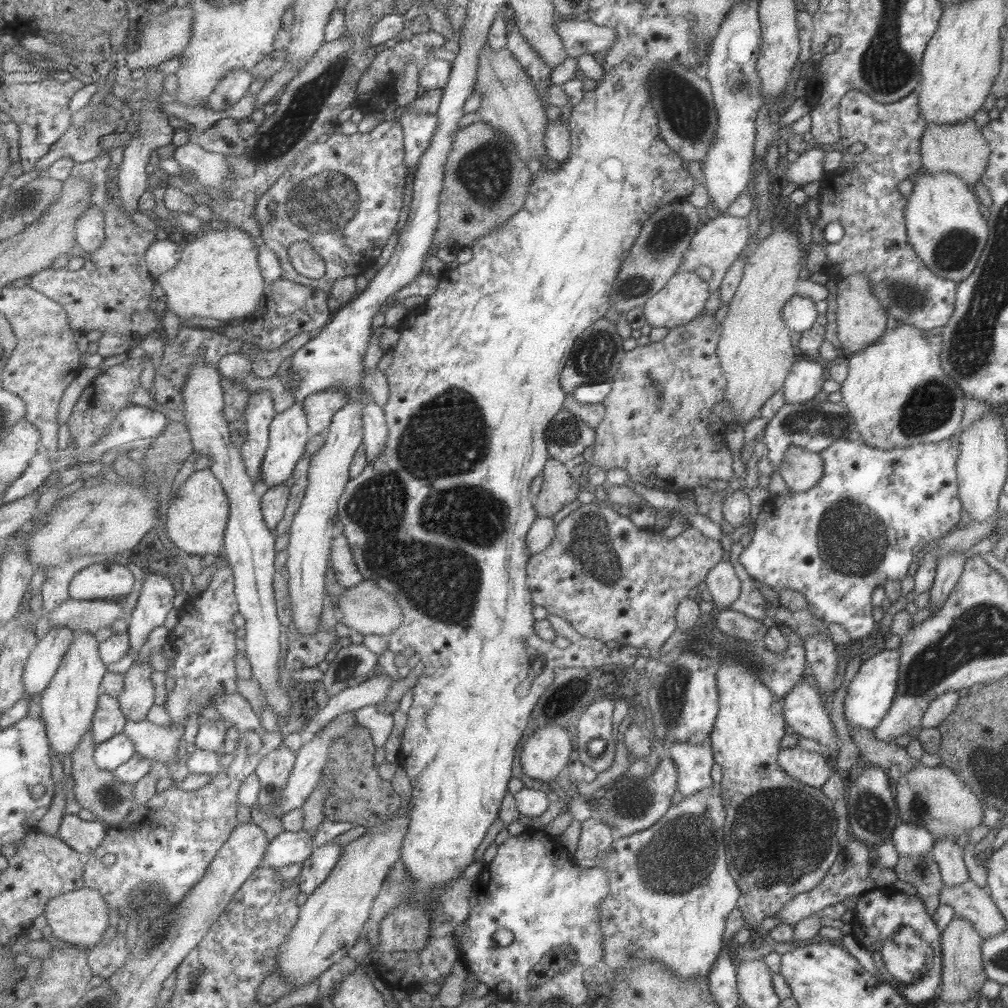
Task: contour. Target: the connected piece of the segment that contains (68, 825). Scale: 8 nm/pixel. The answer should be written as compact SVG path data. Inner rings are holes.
M66 814L57 834L63 842L87 858L99 851L108 831L103 821L87 821L76 814Z

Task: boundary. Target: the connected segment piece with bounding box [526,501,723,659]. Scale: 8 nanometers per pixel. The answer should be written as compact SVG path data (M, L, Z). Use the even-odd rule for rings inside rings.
M593 501L590 504L580 504L577 510L569 512L565 518L554 526L554 533L551 542L537 554L531 555L526 562L526 585L530 589L530 595L535 606L543 606L546 614L555 614L569 622L573 630L581 636L595 638L600 642L619 642L623 646L648 650L651 658L658 659L660 648L675 630L676 620L674 619L677 605L686 597L687 592L696 586L702 586L706 574L723 558L723 548L718 540L708 538L701 534L695 527L685 527L673 538L664 537L661 532L651 532L649 529L637 528L627 517L620 516L614 512L607 503Z

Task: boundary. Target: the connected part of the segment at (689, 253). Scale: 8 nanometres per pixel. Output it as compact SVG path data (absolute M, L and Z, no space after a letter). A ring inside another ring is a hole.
M711 214L709 220L695 231L689 241L687 250L682 254L676 273L694 272L698 266L708 266L712 270L712 277L707 281L708 290L711 293L719 288L721 279L724 277L729 265L743 252L749 239L749 231L746 217L735 218Z

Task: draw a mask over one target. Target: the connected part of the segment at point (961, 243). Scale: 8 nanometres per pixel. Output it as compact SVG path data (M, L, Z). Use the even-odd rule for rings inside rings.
M951 172L918 173L903 209L906 235L921 262L939 278L958 283L977 264L987 242L988 226L979 214L973 189Z

